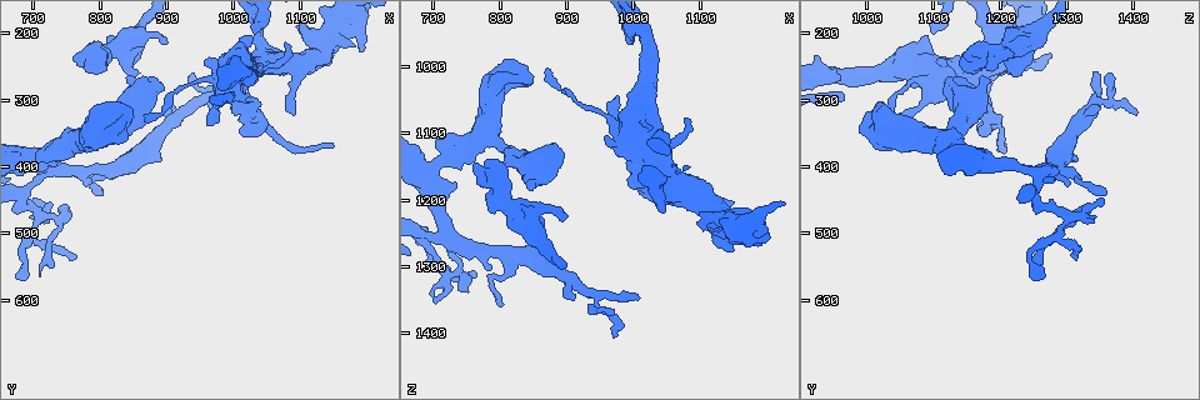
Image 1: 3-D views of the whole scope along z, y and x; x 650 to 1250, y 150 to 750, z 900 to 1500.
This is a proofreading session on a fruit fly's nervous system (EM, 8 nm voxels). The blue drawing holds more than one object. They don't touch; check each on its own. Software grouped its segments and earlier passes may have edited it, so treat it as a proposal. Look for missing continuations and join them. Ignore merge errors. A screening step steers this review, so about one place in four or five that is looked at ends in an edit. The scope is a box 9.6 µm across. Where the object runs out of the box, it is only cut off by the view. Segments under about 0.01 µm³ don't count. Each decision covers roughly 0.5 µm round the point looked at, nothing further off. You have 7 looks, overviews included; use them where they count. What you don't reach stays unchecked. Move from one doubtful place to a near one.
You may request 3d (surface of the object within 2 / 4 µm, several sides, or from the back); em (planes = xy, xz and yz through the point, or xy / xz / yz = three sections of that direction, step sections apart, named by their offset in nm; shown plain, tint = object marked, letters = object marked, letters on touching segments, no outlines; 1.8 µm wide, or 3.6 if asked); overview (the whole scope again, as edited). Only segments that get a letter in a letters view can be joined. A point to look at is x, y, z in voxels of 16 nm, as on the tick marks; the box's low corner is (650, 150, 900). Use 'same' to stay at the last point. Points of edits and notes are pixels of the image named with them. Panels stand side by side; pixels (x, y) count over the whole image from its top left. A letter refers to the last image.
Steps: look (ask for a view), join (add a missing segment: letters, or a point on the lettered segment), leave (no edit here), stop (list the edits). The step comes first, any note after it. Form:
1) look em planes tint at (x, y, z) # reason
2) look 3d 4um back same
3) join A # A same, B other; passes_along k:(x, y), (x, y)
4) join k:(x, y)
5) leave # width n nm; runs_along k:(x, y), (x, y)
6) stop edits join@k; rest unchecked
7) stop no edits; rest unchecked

look 3d 4um at (1010, 360, 1175) # stops while still wide

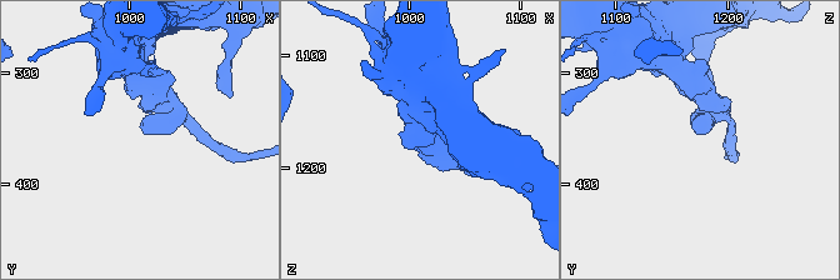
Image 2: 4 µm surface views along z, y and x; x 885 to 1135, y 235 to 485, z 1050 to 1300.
look em planes letters at (1016, 356, 1176)

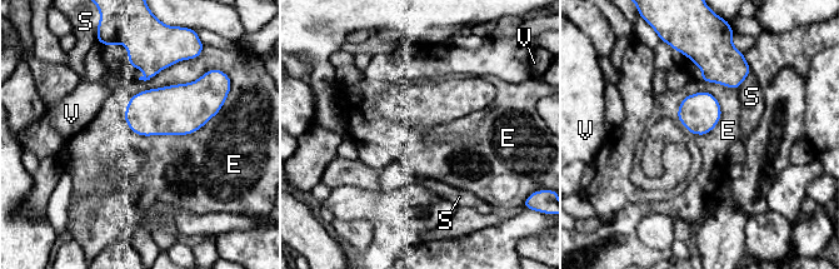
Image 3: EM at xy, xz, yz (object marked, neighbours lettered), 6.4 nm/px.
leave # E other, S other, V other; border 3:(719, 100), (690, 93), (677, 120); no lettered segment goes on from it

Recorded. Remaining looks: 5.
look 3d 4um back at (960, 335, 1055)

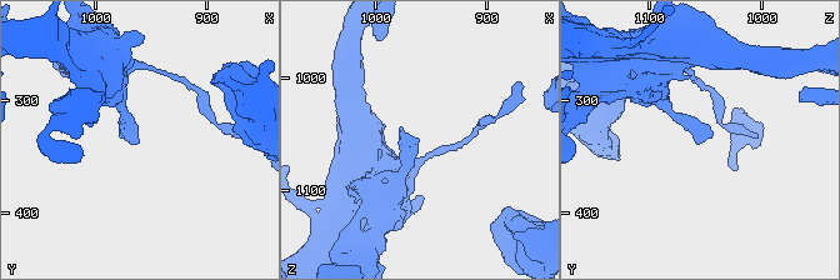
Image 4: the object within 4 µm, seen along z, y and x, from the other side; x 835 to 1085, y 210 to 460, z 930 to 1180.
look em planes letters at (962, 336, 1052) # now the EM

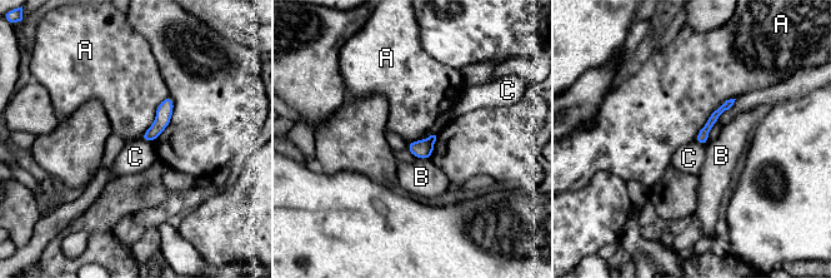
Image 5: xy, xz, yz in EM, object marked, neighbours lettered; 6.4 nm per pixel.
leave # A other, B other, C other; runs_along 5:(729, 103), (714, 117), (701, 140); no lettered segment goes on from it

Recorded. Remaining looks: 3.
look em planes letters at (1035, 200, 1100) # long arm stops here

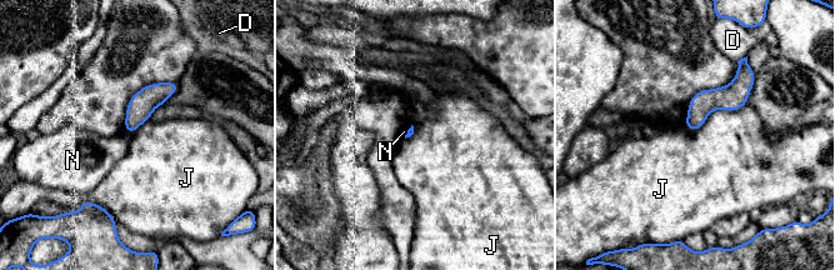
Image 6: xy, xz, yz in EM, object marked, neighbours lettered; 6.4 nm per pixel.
leave # D other, J other, N other; runs_along 6:(743, 74), (689, 124); no lettered segment goes on from it

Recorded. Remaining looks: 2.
stop no edits; rest unchecked

